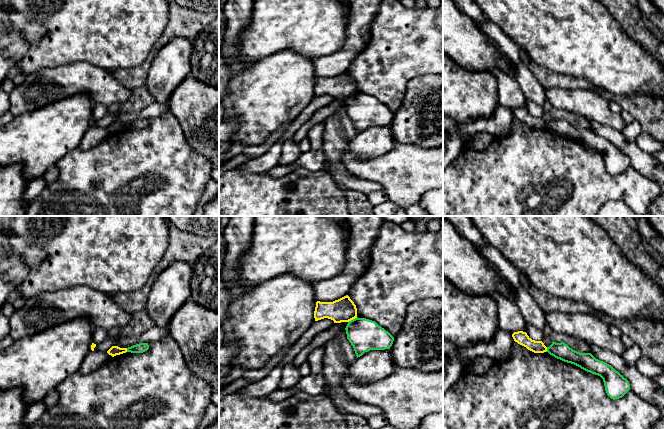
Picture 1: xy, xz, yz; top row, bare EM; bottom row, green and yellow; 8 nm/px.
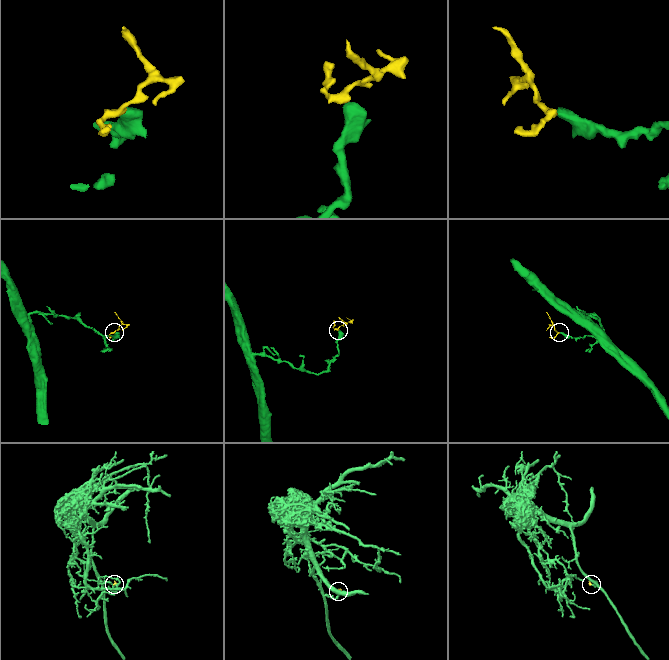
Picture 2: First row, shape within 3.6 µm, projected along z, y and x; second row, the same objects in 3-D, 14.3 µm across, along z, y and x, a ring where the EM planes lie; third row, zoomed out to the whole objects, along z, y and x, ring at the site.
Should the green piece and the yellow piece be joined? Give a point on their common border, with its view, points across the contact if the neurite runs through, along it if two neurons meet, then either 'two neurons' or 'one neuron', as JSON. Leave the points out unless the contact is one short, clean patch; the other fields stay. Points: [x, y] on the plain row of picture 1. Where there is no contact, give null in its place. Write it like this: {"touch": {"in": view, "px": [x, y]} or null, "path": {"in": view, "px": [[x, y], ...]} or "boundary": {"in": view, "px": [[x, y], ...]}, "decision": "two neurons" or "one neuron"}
{"touch": {"in": "xz", "px": [353, 95]}, "boundary": {"in": "xz", "px": [[357, 93], [348, 98]]}, "decision": "two neurons"}

